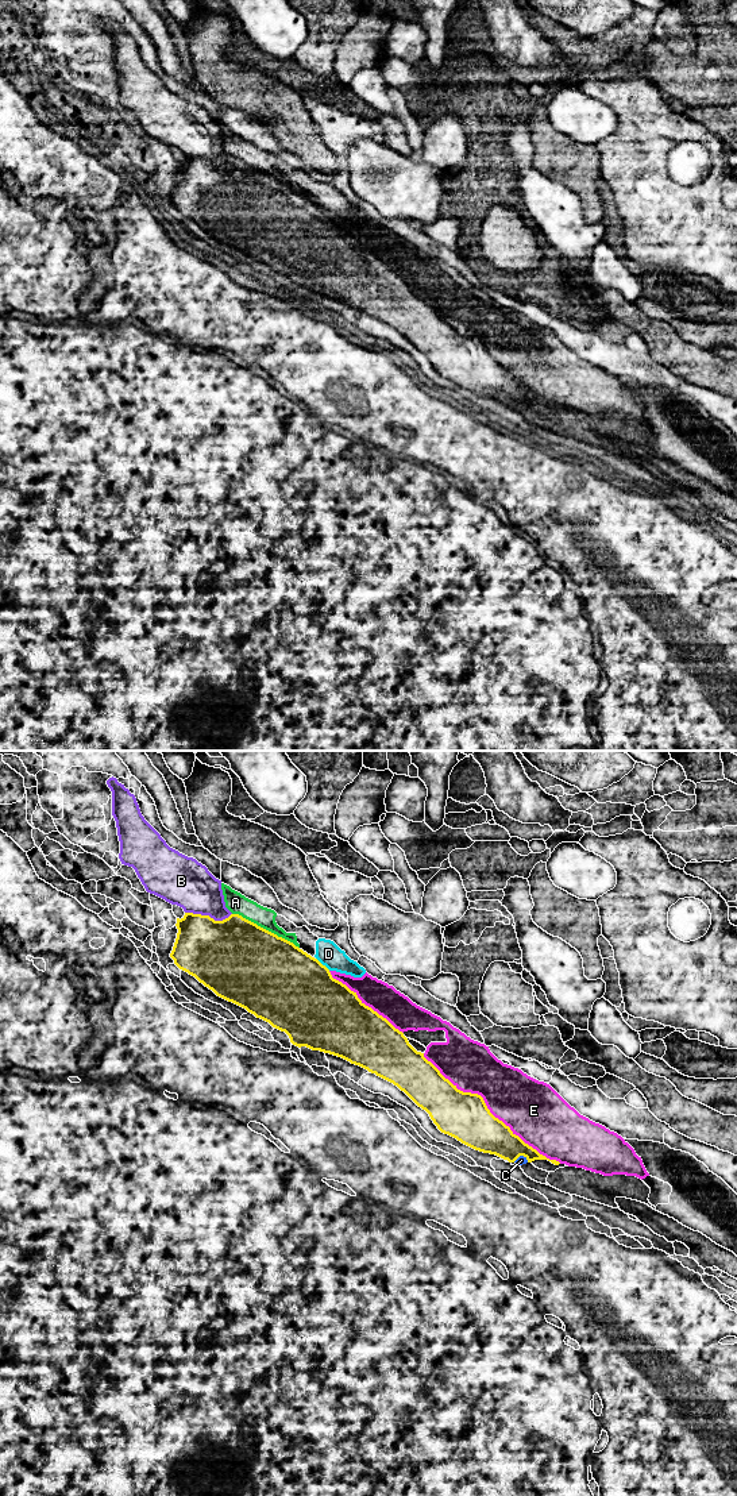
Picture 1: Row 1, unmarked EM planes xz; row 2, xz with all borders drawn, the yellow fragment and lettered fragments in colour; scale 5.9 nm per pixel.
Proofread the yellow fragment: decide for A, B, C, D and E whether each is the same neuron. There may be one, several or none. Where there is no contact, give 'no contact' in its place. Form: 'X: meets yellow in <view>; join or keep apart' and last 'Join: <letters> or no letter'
A: meets yellow in xz; keep apart
B: meets yellow in xz; keep apart
C: meets yellow in xz; keep apart
D: meets yellow in xz; keep apart
E: meets yellow in xz; keep apart
Join: no letter

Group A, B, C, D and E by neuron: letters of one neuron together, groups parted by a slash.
A D / B / C / E

